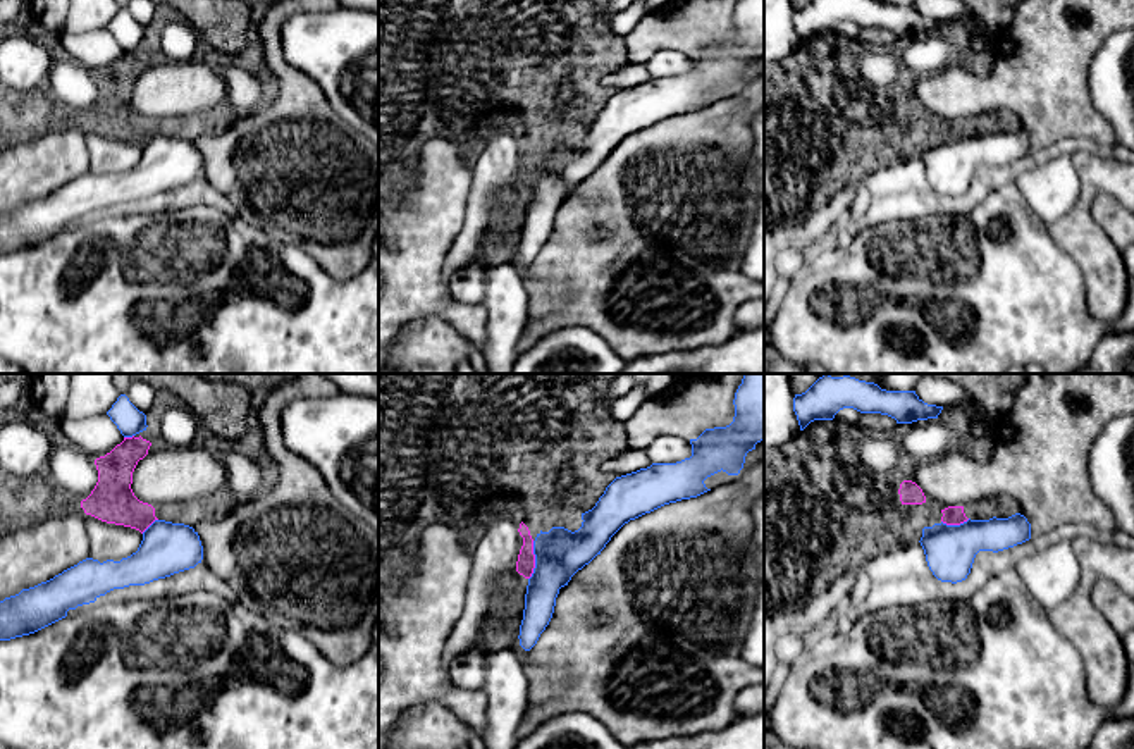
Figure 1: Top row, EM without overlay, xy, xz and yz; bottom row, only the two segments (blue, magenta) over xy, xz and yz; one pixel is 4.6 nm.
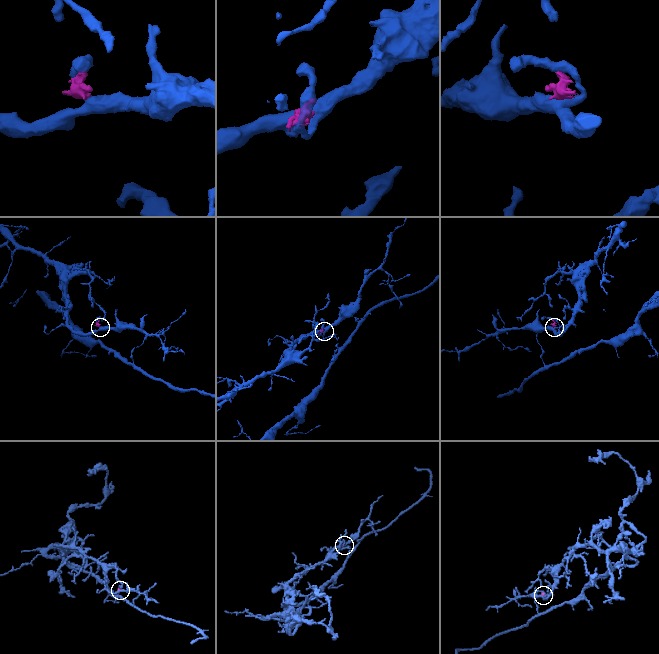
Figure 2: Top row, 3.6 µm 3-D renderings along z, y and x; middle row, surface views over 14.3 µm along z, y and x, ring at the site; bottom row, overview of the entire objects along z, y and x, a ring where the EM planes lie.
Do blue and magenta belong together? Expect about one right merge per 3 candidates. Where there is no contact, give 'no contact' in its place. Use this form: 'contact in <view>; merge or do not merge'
contact in xz; do not merge

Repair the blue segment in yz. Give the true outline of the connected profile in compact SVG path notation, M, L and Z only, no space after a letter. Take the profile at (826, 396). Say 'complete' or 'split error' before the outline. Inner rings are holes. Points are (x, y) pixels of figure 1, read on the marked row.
complete; M824 374L805 393L793 398L793 412L800 430L814 420L833 420L843 408L888 415L897 424L938 418L943 410L943 406L924 403L915 391L886 391L874 382L850 375L831 377L829 374Z

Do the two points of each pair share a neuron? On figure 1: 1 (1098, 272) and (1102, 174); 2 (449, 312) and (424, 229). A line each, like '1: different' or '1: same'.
1: same
2: same

